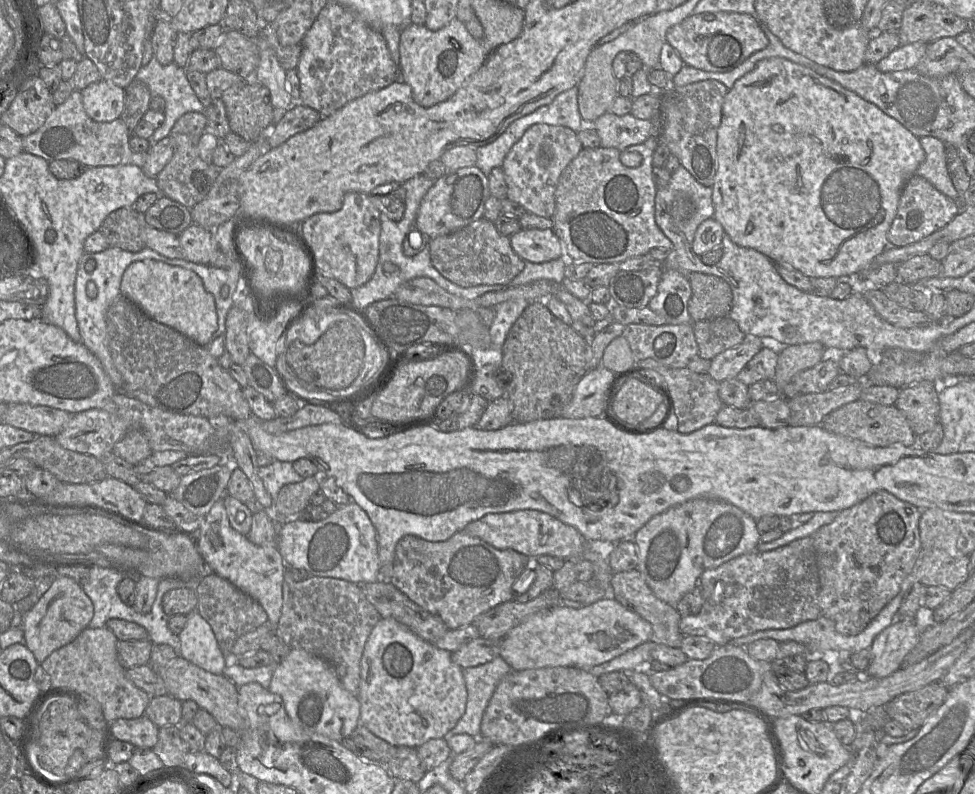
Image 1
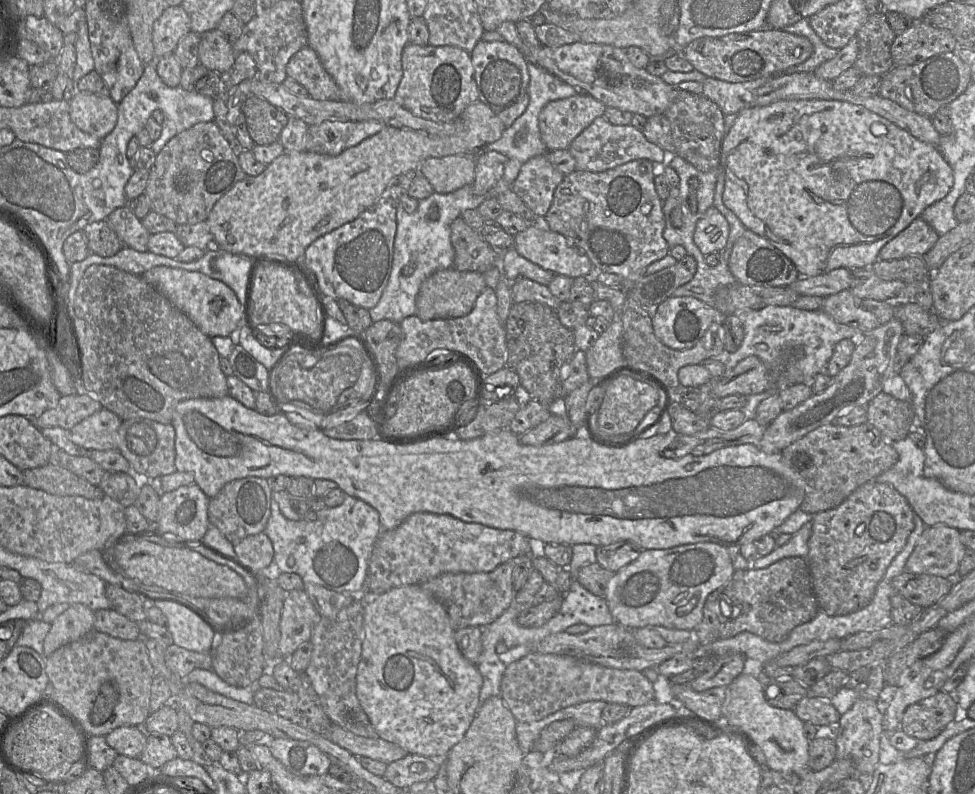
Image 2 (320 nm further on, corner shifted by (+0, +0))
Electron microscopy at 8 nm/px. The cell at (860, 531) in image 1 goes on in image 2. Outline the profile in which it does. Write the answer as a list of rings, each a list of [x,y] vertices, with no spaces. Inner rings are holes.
[[[868,481],[839,506],[813,516],[808,564],[820,610],[830,616],[845,615],[866,606],[896,555],[906,545],[915,528],[914,511],[907,499],[888,483]]]

